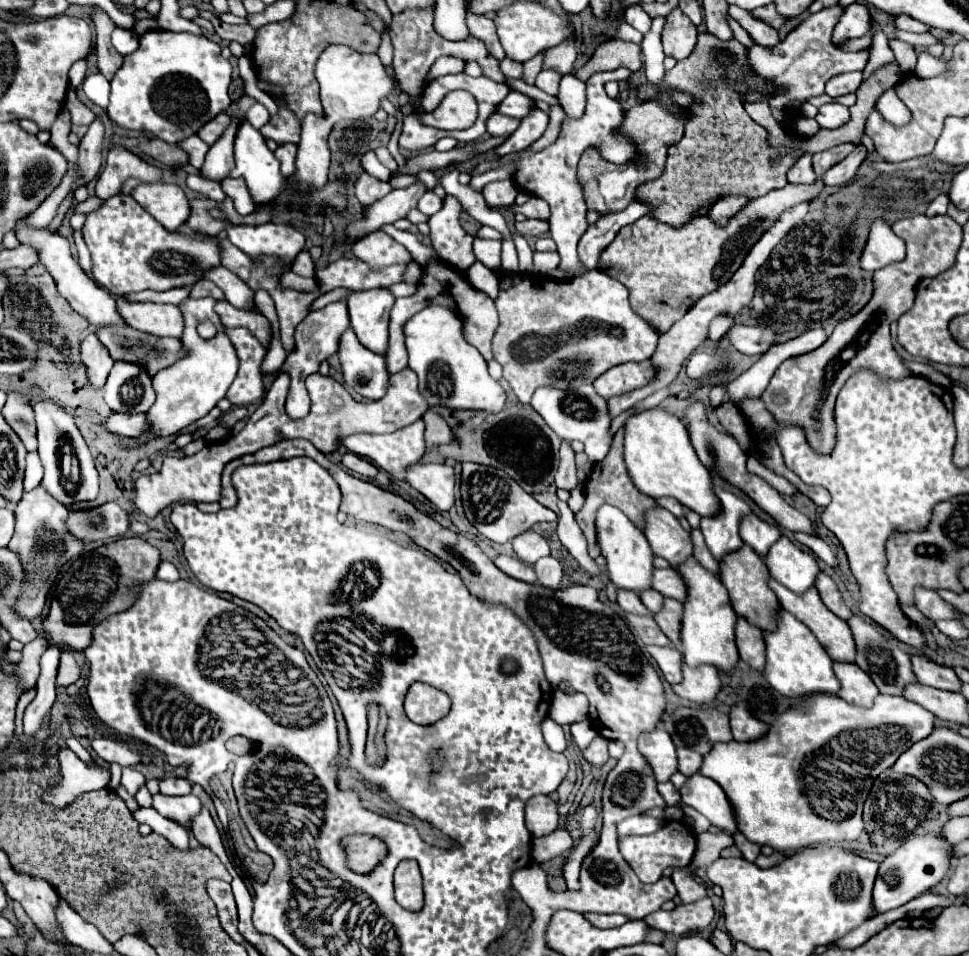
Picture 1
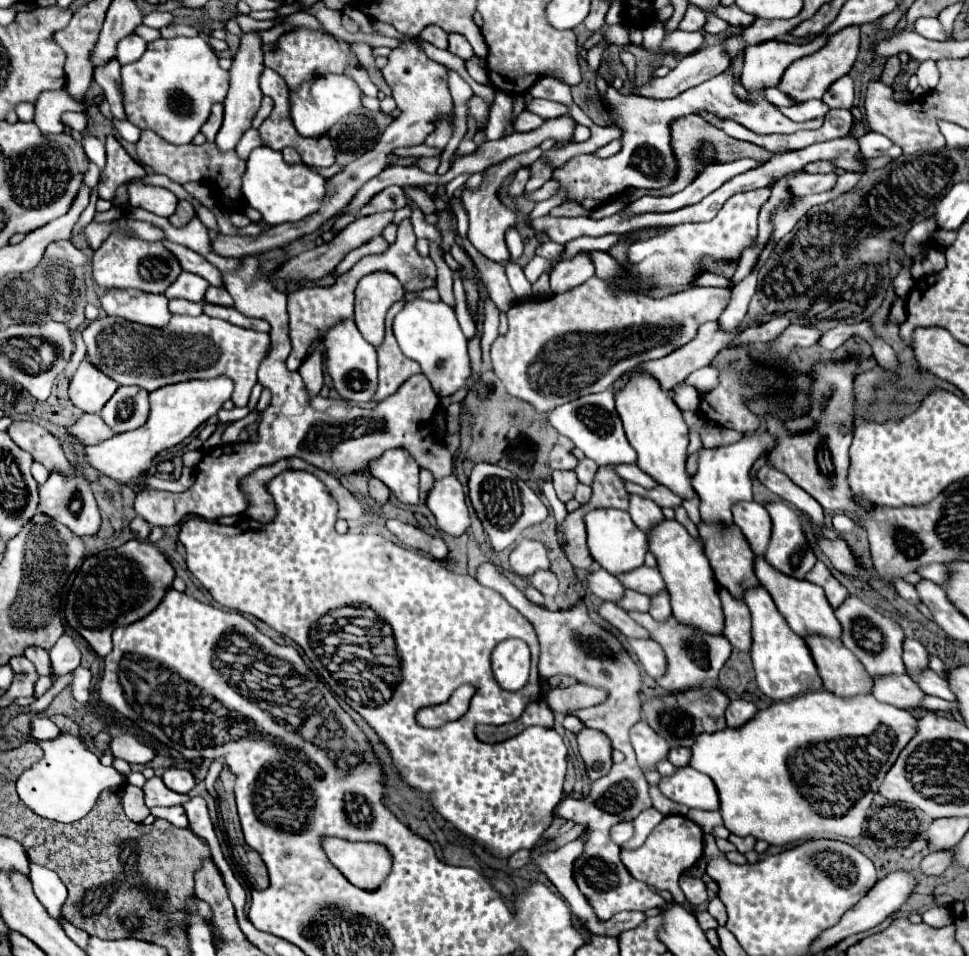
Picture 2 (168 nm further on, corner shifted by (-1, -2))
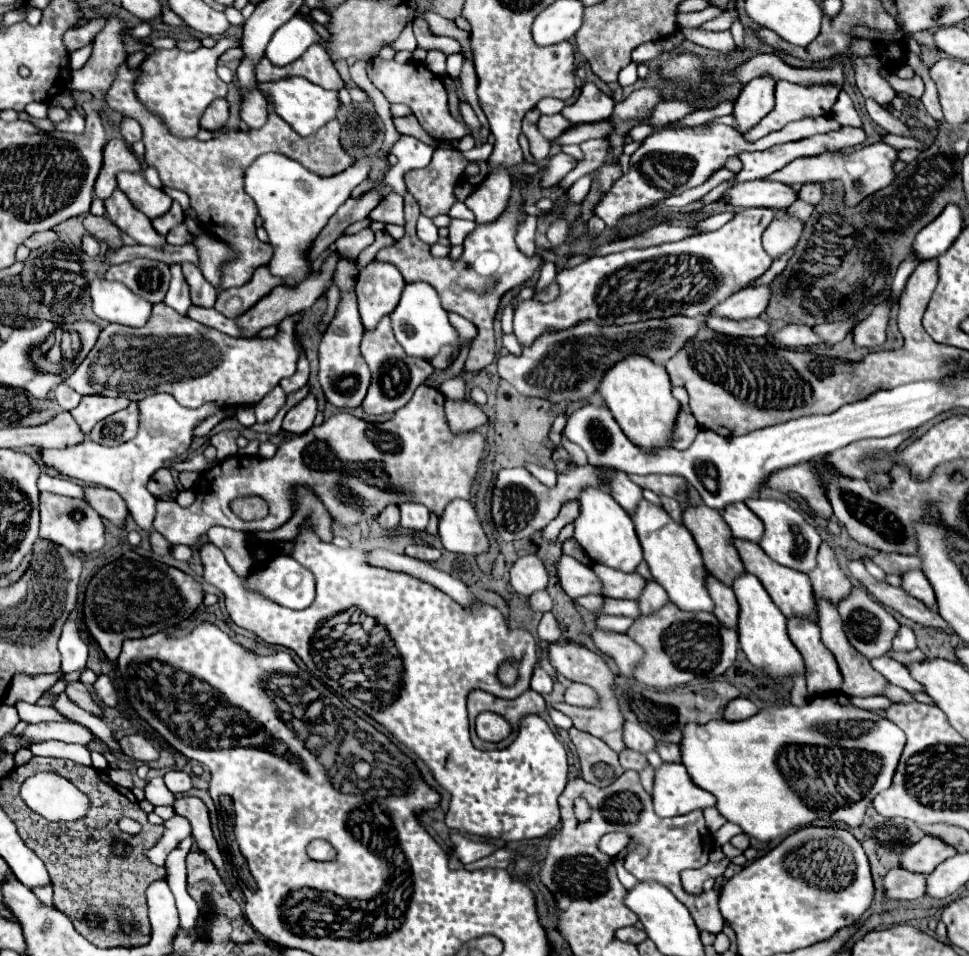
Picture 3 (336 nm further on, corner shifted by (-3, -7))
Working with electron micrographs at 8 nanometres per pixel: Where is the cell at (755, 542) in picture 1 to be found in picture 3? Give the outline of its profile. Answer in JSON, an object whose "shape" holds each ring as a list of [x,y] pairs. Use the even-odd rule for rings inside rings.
{"shape":[[[744,502],[730,504],[722,512],[722,516],[728,522],[728,526],[732,528],[734,538],[742,538],[742,540],[760,544],[760,538],[764,534],[764,524]]]}

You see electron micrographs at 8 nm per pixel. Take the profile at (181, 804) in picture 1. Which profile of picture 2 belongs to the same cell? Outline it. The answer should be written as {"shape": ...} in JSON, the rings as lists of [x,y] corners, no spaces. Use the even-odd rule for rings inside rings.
{"shape":[[[152,777],[144,783],[142,787],[144,795],[146,795],[146,805],[148,807],[172,807],[172,805],[182,805],[186,803],[190,797],[188,795],[180,795],[180,793],[174,793],[172,789],[168,789],[160,777]]]}

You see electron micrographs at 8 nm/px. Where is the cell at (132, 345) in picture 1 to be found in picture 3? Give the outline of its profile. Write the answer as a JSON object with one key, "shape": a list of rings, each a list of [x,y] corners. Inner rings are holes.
{"shape":[[[154,304],[152,320],[144,328],[130,328],[122,324],[108,324],[102,328],[98,342],[78,366],[78,370],[66,380],[78,394],[104,394],[104,396],[128,396],[128,400],[142,400],[152,394],[172,394],[182,406],[198,408],[204,402],[218,402],[220,406],[256,406],[266,392],[270,392],[282,378],[292,376],[296,370],[298,348],[292,340],[294,322],[298,316],[286,320],[286,340],[274,338],[232,338],[214,328],[204,328],[200,322],[180,316],[166,304]]]}

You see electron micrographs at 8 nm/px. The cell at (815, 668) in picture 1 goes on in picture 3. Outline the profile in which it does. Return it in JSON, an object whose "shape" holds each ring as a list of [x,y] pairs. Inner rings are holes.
{"shape":[[[742,574],[734,582],[734,594],[740,604],[740,618],[738,618],[738,636],[740,646],[746,652],[748,660],[762,672],[772,678],[790,678],[790,676],[806,676],[804,660],[798,648],[794,648],[788,632],[786,632],[786,616],[776,608],[760,580],[752,574]]]}

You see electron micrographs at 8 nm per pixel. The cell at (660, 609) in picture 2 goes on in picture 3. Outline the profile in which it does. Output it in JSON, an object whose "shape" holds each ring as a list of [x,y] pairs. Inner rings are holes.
{"shape":[[[654,580],[648,582],[648,588],[644,588],[644,592],[638,598],[638,604],[640,604],[640,610],[642,610],[644,616],[654,614],[662,606],[666,606],[666,602],[668,602],[666,590],[660,584],[656,584]]]}

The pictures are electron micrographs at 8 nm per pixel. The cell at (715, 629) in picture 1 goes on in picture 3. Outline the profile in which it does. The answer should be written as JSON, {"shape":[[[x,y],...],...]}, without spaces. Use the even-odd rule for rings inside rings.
{"shape":[[[644,500],[640,508],[636,508],[636,516],[632,516],[636,534],[640,538],[644,560],[650,566],[650,572],[658,584],[668,592],[670,600],[684,612],[712,612],[714,602],[706,590],[706,566],[700,554],[698,544],[694,542],[692,534],[686,530],[686,526],[676,524],[660,506],[650,504]]]}

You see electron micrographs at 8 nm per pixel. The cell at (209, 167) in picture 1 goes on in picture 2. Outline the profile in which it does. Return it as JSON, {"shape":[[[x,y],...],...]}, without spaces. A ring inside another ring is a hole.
{"shape":[[[244,33],[240,37],[240,49],[232,59],[232,67],[230,67],[230,89],[228,95],[224,99],[224,123],[216,135],[216,145],[222,151],[232,151],[236,147],[236,143],[240,141],[242,133],[252,125],[252,119],[256,115],[256,111],[260,109],[260,99],[262,99],[262,91],[258,87],[258,79],[260,73],[264,71],[264,63],[262,63],[262,39],[258,33]]]}

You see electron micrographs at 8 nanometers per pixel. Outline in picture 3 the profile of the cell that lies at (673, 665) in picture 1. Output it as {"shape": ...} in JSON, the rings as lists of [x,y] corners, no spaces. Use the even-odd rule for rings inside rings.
{"shape":[[[596,628],[592,632],[592,640],[600,648],[600,652],[604,652],[616,660],[622,676],[634,678],[636,664],[644,658],[644,650],[630,636],[616,634],[616,632],[604,632],[604,630]]]}

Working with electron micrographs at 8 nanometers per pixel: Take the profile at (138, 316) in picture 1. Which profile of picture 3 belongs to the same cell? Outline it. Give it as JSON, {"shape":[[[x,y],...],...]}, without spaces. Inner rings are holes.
{"shape":[[[96,278],[90,284],[92,308],[98,318],[126,326],[144,326],[152,316],[152,304],[120,282]]]}

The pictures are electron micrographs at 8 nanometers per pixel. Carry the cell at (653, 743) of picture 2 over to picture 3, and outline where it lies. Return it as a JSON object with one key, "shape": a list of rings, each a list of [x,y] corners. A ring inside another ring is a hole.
{"shape":[[[632,722],[624,724],[624,742],[626,742],[626,748],[642,752],[642,754],[656,750],[656,740],[652,740],[652,736],[644,728]]]}

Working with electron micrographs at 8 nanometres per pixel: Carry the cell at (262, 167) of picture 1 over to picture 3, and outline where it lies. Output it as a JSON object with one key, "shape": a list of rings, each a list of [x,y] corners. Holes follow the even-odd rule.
{"shape":[[[264,154],[252,162],[252,166],[246,170],[246,192],[254,198],[258,214],[262,216],[264,228],[270,236],[270,244],[274,248],[270,272],[274,276],[280,276],[284,278],[284,284],[294,286],[312,270],[306,262],[312,236],[324,228],[324,222],[328,222],[328,218],[348,200],[350,192],[368,176],[368,172],[368,160],[358,160],[348,170],[330,178],[316,176],[296,160],[282,154]]]}

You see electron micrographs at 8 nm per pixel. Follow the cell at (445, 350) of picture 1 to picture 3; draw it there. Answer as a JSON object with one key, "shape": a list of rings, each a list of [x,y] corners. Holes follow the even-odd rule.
{"shape":[[[426,282],[406,284],[406,288],[402,292],[402,298],[400,298],[396,310],[390,314],[390,318],[392,318],[394,336],[396,336],[398,344],[404,348],[404,352],[408,356],[422,358],[422,360],[432,360],[434,356],[440,354],[440,350],[444,346],[452,346],[454,348],[452,356],[456,356],[458,346],[460,346],[458,332],[448,322],[448,314],[440,306],[438,294],[436,294],[436,290],[430,284],[426,284]]]}

